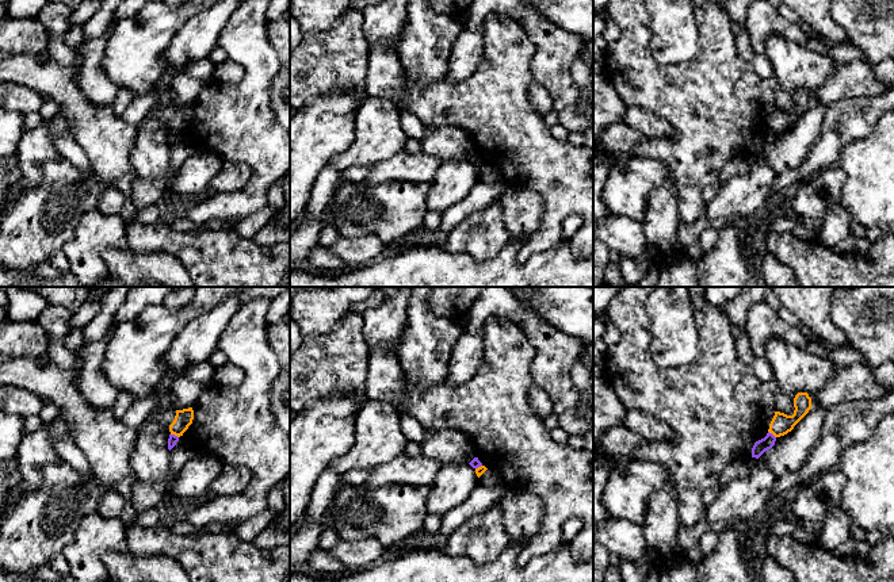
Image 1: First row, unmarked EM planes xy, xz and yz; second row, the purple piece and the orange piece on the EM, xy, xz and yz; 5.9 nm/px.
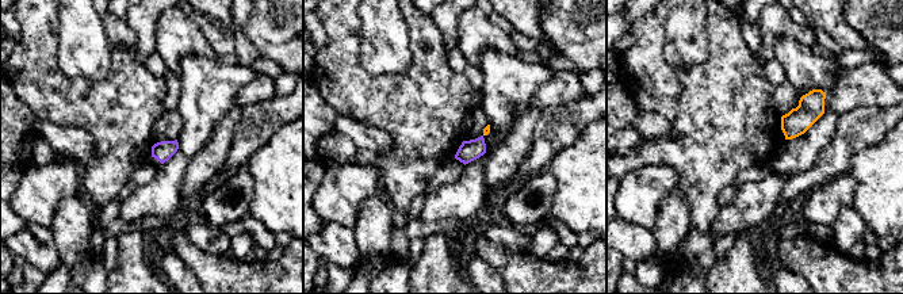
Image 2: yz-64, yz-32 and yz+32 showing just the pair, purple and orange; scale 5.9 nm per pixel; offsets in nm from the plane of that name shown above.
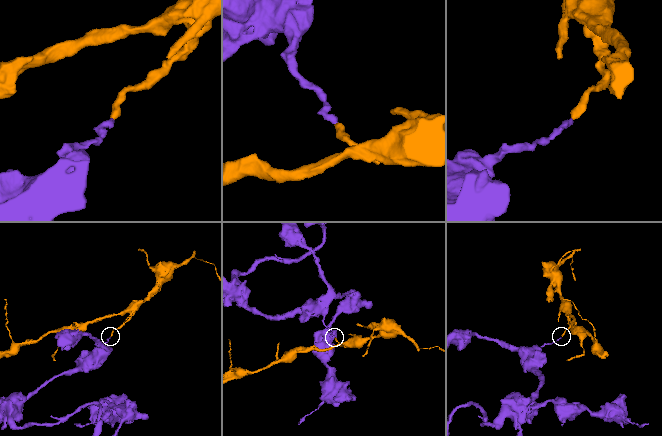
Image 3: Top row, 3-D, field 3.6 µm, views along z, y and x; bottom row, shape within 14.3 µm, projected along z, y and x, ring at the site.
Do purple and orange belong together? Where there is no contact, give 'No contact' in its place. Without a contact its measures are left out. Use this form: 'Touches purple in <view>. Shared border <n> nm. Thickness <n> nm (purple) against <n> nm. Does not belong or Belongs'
Touches purple in xy. Shared border 50 nm. Thickness 60 nm (purple) against 110 nm. Does not belong

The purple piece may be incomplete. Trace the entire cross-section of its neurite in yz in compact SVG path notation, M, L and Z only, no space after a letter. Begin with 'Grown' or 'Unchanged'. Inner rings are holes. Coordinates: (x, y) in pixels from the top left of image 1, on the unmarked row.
Unchanged. M772 130L754 139L752 145L752 154L759 156L765 148L771 146L775 142L776 134Z

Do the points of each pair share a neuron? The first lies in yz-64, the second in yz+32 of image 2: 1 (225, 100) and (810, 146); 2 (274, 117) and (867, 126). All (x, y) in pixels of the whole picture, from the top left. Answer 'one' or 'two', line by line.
1: two
2: one

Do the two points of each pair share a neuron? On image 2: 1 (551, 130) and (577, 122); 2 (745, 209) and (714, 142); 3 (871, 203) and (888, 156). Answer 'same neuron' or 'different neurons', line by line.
1: same neuron
2: different neurons
3: same neuron

